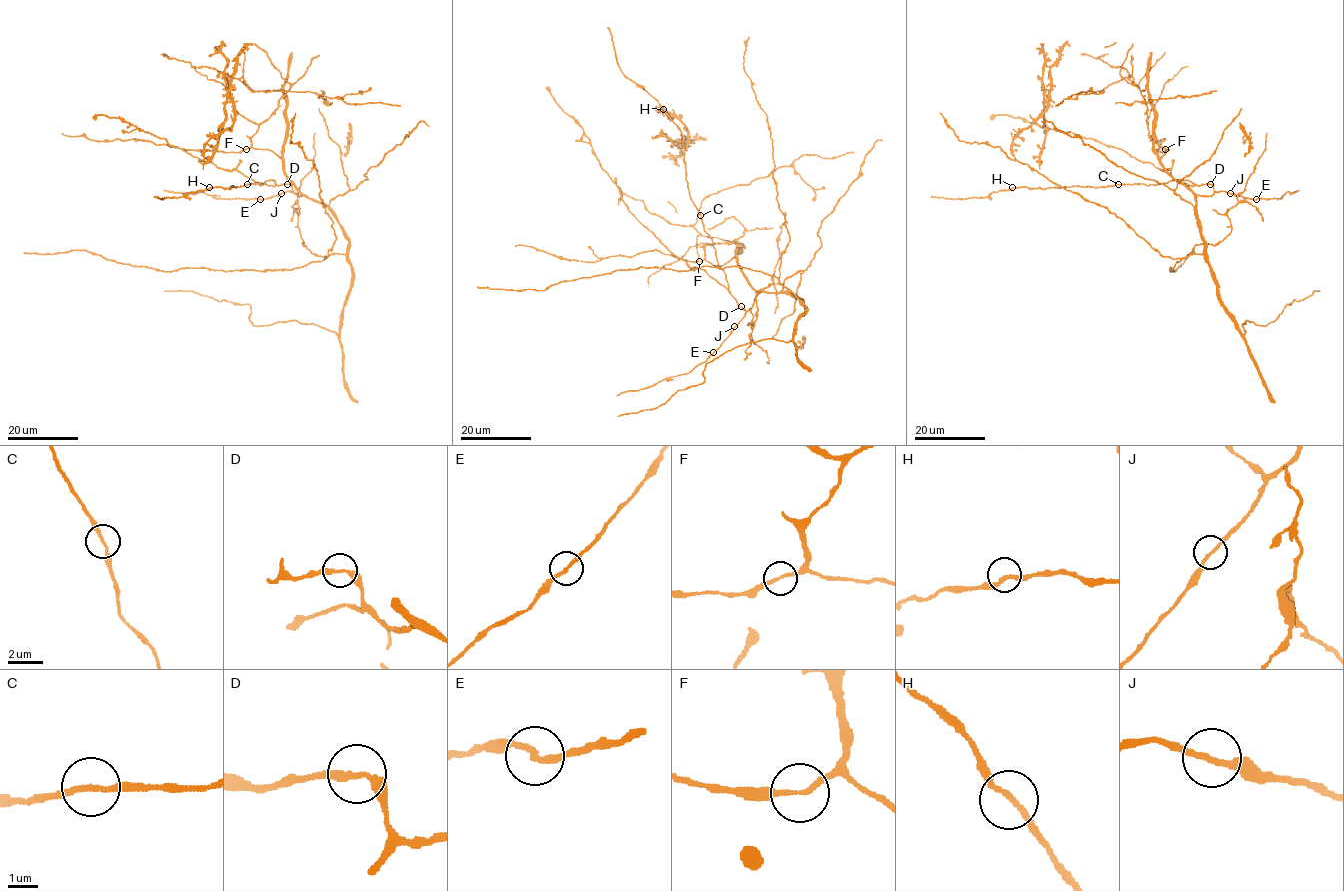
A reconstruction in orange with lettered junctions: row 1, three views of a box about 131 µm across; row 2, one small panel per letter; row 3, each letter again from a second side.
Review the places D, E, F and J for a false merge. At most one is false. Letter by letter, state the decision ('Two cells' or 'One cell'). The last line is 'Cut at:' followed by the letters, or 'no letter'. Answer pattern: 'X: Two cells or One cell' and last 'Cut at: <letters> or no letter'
D: One cell
E: One cell
F: One cell
J: One cell
Cut at: no letter

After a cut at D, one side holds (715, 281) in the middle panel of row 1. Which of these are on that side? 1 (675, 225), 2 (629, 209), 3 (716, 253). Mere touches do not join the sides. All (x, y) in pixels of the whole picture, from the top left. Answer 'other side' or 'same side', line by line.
1: other side
2: same side
3: same side

